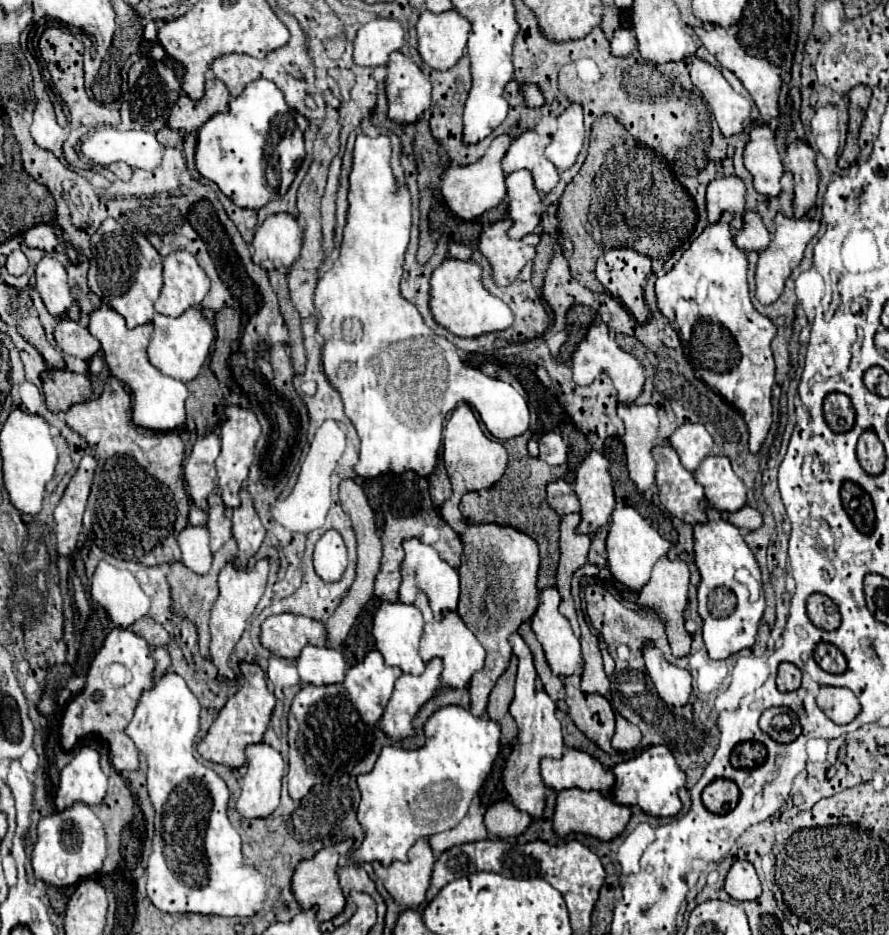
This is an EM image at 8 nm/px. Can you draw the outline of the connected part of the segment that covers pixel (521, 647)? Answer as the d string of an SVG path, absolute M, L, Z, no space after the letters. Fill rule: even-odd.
M518 633L510 635L510 645L514 655L518 657L518 679L516 679L516 697L510 705L510 715L518 723L518 739L504 767L504 787L512 799L512 803L530 813L534 819L544 811L544 793L546 785L540 775L540 759L542 757L562 757L564 741L562 727L556 717L556 703L550 699L546 691L536 691L536 669L532 663L532 653L522 641Z

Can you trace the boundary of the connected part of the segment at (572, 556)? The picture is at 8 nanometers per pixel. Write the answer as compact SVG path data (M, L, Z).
M580 513L562 517L562 523L560 523L560 565L558 565L558 585L556 585L562 595L560 613L572 623L576 637L580 637L580 625L576 619L576 607L574 607L571 593L572 575L582 565L586 565L588 549L592 543L590 535L576 531L580 521L582 521Z

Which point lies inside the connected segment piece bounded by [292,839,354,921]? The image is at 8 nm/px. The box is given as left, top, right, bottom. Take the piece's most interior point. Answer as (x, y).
(315, 882)

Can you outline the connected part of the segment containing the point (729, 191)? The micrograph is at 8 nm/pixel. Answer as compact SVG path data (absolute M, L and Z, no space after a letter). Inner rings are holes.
M722 177L712 181L706 191L706 207L708 207L708 221L716 223L724 211L734 215L732 229L742 229L744 213L746 213L746 187L740 177Z

